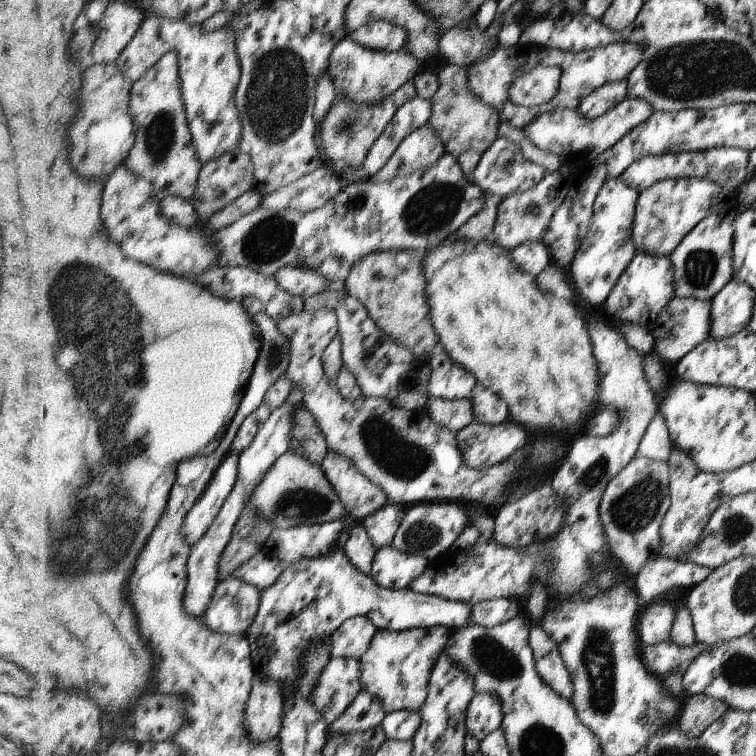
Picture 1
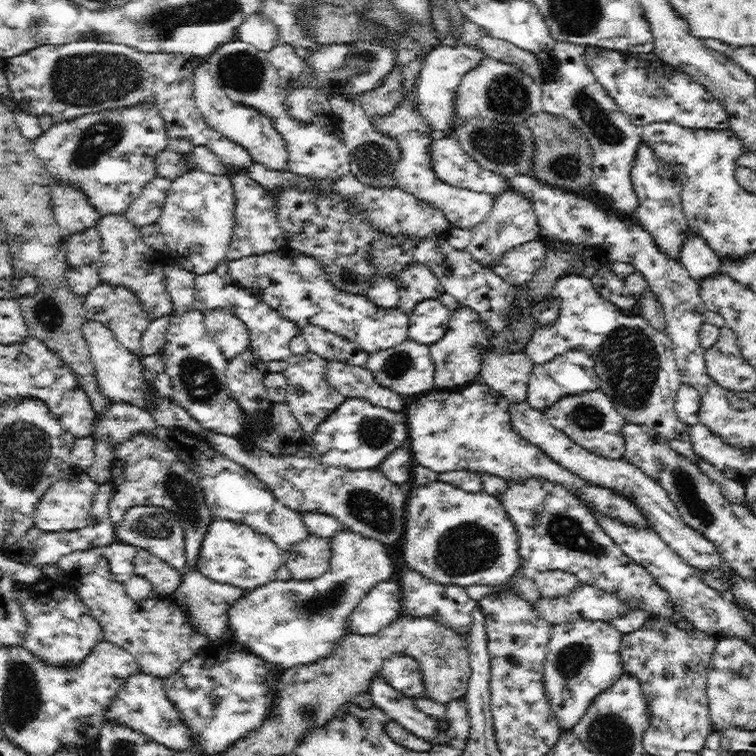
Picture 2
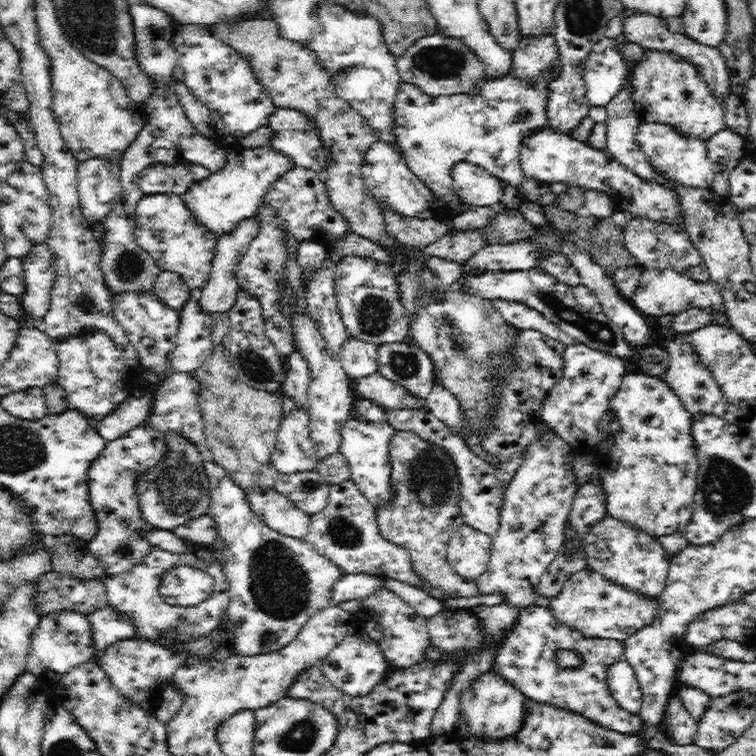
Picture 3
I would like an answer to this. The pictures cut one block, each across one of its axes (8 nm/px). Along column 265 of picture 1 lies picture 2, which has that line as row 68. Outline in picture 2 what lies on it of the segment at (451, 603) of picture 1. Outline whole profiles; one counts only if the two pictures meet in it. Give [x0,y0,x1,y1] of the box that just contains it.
[586,48,730,130]

